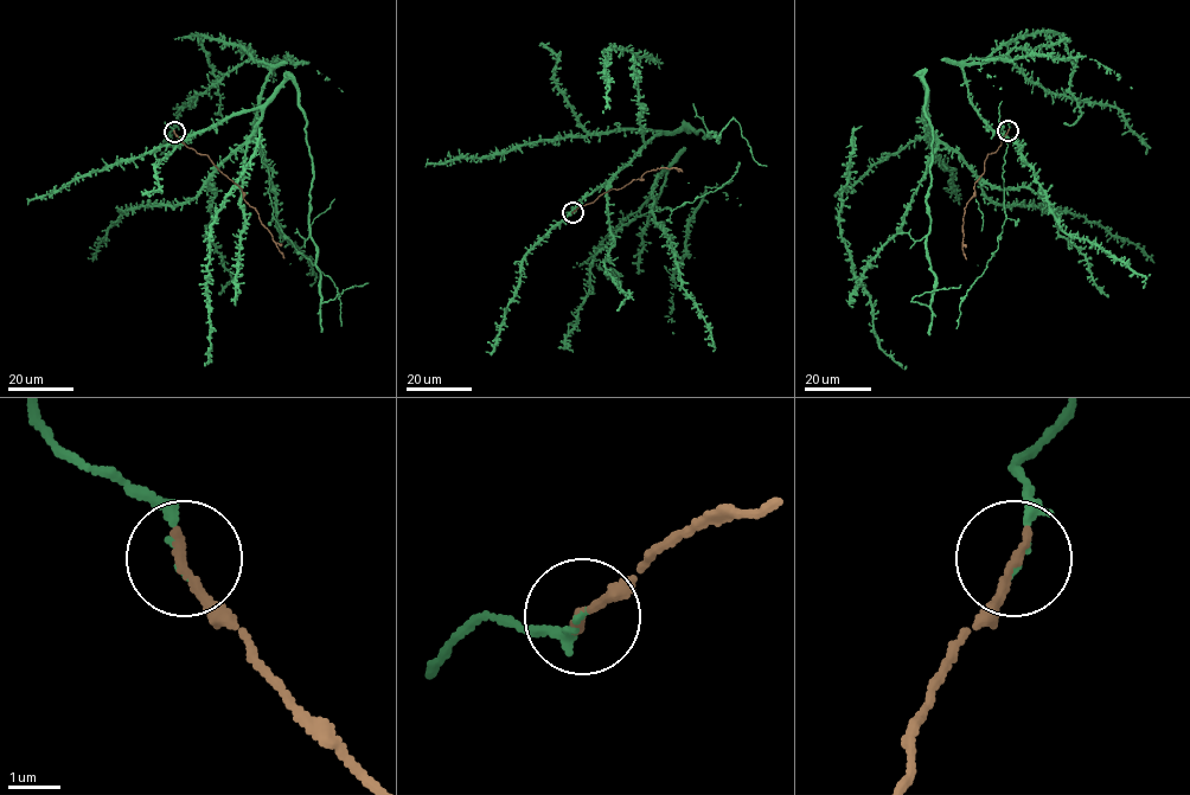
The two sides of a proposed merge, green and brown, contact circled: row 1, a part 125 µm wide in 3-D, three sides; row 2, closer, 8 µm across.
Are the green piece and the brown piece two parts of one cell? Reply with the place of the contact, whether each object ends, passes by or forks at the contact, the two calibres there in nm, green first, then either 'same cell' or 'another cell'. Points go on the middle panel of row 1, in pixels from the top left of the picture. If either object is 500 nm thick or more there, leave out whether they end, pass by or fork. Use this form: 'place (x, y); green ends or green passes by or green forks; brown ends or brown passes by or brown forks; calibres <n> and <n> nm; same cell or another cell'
place (573, 212); green ends; brown ends; calibres 80 and 200 nm; same cell

